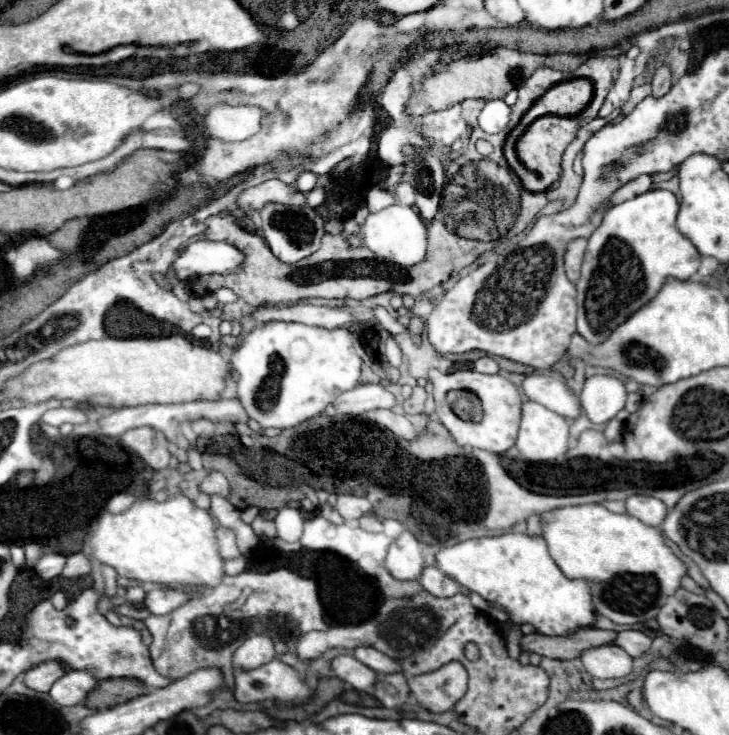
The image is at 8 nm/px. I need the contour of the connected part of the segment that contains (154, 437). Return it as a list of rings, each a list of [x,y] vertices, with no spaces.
[[[135,428],[123,434],[121,444],[143,458],[153,470],[165,470],[169,464],[169,450],[165,446],[165,436],[153,428]]]

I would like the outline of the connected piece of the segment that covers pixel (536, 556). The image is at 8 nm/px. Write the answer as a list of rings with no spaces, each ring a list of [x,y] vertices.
[[[503,534],[489,538],[473,538],[455,546],[445,545],[445,548],[443,542],[441,550],[435,556],[435,566],[443,574],[451,576],[457,584],[481,594],[491,604],[499,604],[501,608],[505,608],[515,624],[533,624],[539,634],[565,634],[565,630],[579,630],[581,626],[591,626],[595,622],[595,610],[587,582],[565,578],[559,566],[549,556],[547,544],[541,536],[531,538],[527,534]]]

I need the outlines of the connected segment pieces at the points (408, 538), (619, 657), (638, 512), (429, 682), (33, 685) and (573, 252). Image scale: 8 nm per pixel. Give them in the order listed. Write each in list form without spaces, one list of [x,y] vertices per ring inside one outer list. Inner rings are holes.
[[[401,532],[397,540],[389,546],[385,568],[397,580],[417,580],[423,570],[423,556],[417,538],[411,532]]]
[[[613,644],[583,650],[579,658],[585,670],[595,678],[623,678],[633,670],[633,658]]]
[[[644,493],[631,494],[625,500],[625,506],[631,516],[639,518],[643,524],[649,524],[649,526],[659,526],[667,514],[667,508],[661,500]]]
[[[449,662],[435,672],[409,676],[407,686],[417,700],[429,712],[447,712],[455,706],[467,690],[467,670],[461,662]]]
[[[45,662],[27,670],[23,682],[35,692],[49,692],[49,686],[53,686],[53,682],[61,678],[61,674],[65,674],[65,670],[59,662]]]
[[[577,238],[577,240],[571,240],[565,248],[565,272],[567,272],[567,278],[571,280],[571,284],[575,286],[575,304],[577,304],[577,274],[579,274],[581,262],[583,262],[585,246],[587,246],[587,240]]]

